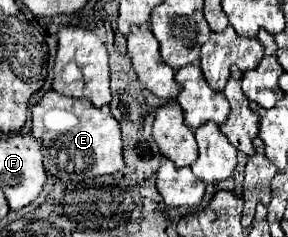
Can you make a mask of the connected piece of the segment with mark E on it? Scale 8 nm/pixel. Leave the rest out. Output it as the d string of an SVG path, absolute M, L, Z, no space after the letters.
M54 90L46 92L40 104L32 108L32 136L46 144L44 166L60 180L80 182L124 168L118 120L110 112L94 108L86 98L66 98Z

